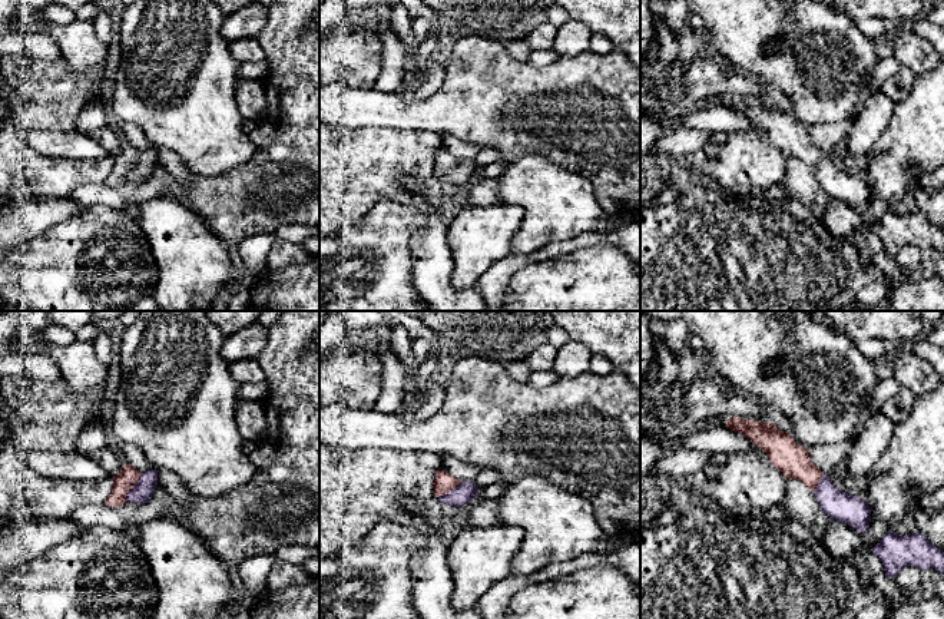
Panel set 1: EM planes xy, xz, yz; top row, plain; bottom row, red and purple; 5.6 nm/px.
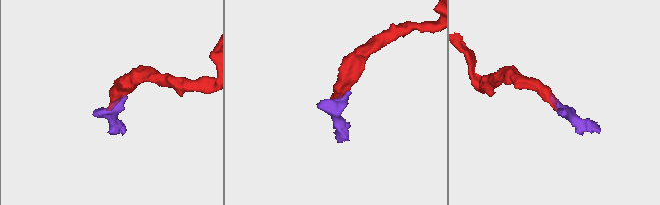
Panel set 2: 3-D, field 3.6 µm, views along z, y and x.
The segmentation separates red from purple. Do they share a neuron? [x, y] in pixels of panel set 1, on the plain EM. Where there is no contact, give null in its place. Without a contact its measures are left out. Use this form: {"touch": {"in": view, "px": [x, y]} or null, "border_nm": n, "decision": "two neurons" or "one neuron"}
{"touch": {"in": "xy", "px": [132, 165]}, "border_nm": 190, "decision": "one neuron"}

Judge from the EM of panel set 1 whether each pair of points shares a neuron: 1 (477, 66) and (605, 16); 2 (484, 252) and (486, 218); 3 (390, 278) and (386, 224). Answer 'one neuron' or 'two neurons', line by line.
1: two neurons
2: one neuron
3: one neuron

